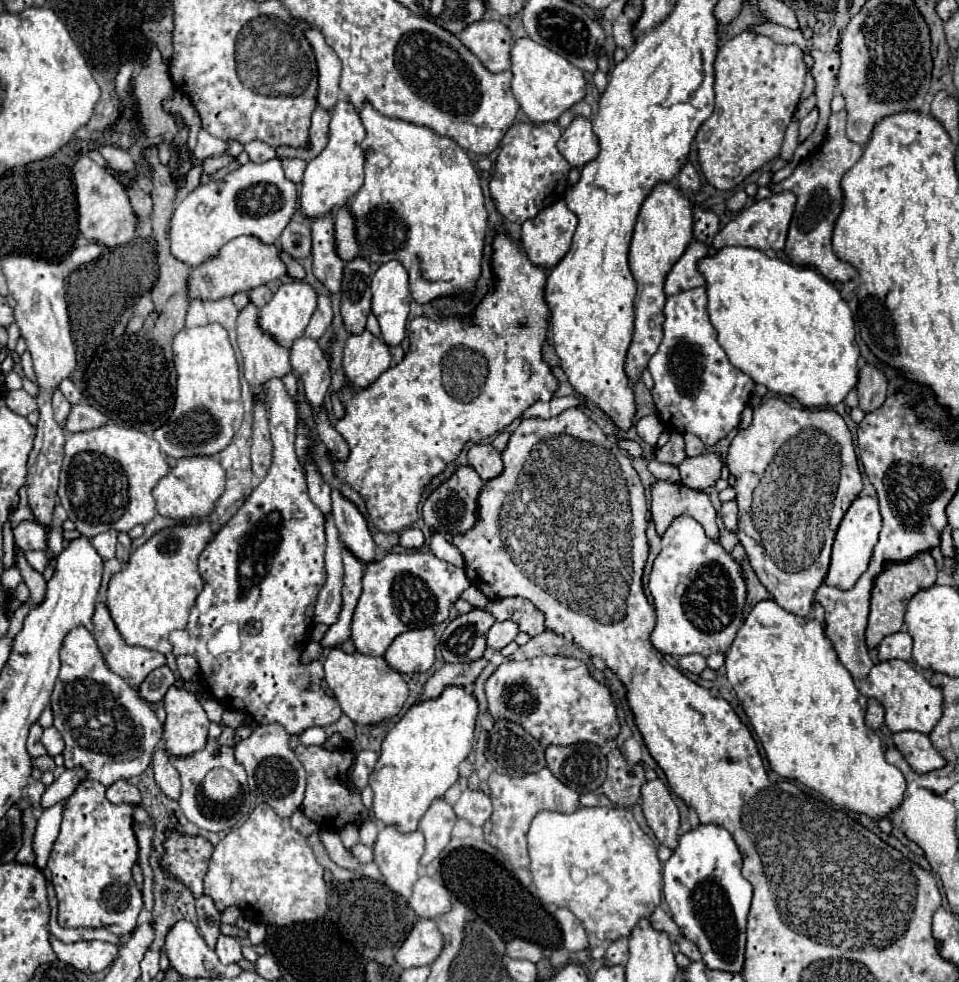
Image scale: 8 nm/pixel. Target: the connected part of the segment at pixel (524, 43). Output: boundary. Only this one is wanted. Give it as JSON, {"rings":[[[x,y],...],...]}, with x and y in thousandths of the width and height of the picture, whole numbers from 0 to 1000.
{"rings":[[[553,39],[538,41],[534,47],[532,61],[534,61],[534,75],[536,75],[534,79],[536,100],[540,102],[542,110],[557,126],[580,124],[580,120],[584,120],[588,112],[594,112],[601,104],[609,102],[611,81],[607,71],[596,67],[584,55],[571,51],[569,47],[563,47]]]}

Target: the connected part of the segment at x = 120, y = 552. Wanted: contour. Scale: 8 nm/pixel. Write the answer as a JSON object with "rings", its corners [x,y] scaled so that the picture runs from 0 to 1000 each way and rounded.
{"rings":[[[125,544],[123,546],[123,556],[121,556],[121,568],[127,572],[127,574],[131,574],[133,572],[133,568],[136,568],[136,548],[133,548],[133,544]]]}

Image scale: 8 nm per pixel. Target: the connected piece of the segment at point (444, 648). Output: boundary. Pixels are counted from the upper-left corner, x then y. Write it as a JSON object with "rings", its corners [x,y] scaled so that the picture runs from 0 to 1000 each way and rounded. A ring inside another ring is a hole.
{"rings":[[[498,619],[473,629],[459,650],[461,670],[471,676],[494,674],[496,670],[503,670],[507,662],[505,646],[511,642],[513,635],[513,625]]]}

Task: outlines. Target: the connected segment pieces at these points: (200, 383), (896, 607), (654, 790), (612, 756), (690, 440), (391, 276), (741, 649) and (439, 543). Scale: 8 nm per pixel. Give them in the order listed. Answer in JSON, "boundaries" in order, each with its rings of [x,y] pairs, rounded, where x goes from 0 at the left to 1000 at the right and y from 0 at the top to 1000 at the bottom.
{"boundaries":[[[[229,330],[192,334],[184,340],[179,354],[186,379],[184,411],[177,428],[161,440],[161,448],[179,466],[227,462],[240,452],[254,426],[248,369],[238,338]]],[[[968,562],[951,568],[945,574],[924,574],[922,582],[913,589],[911,601],[909,601],[907,631],[905,631],[905,640],[903,640],[903,656],[905,656],[907,662],[913,660],[926,646],[934,646],[934,644],[941,642],[943,623],[945,623],[945,617],[947,617],[949,609],[957,601],[964,601],[964,599],[972,597],[976,593],[976,587],[978,587],[978,578],[976,578],[976,572],[974,572],[972,564],[968,564]]],[[[684,792],[669,800],[669,827],[688,859],[703,866],[707,862],[709,833],[707,823],[690,794]]],[[[647,764],[634,768],[634,790],[628,798],[630,809],[644,821],[659,821],[667,815],[667,800],[674,796],[669,778],[655,778]]],[[[715,442],[713,444],[713,450],[715,450],[715,464],[728,464],[728,462],[732,462],[734,460],[734,452],[732,452],[732,448],[728,446],[728,444],[724,444],[724,442]]],[[[413,265],[398,269],[388,281],[388,320],[398,334],[398,346],[411,354],[423,342],[425,310],[425,277]]],[[[790,613],[757,664],[755,680],[799,766],[803,782],[813,792],[830,794],[872,821],[903,829],[913,837],[926,833],[938,821],[945,794],[934,780],[924,776],[918,752],[901,737],[905,711],[897,707],[886,684],[874,672],[868,654],[861,650],[859,621],[855,615],[849,615],[849,621],[840,629],[834,629],[815,621],[809,613]]],[[[450,542],[448,544],[448,560],[453,566],[457,566],[457,568],[473,574],[473,576],[484,576],[484,568],[482,568],[480,560],[473,554],[469,554],[465,544]]]]}

